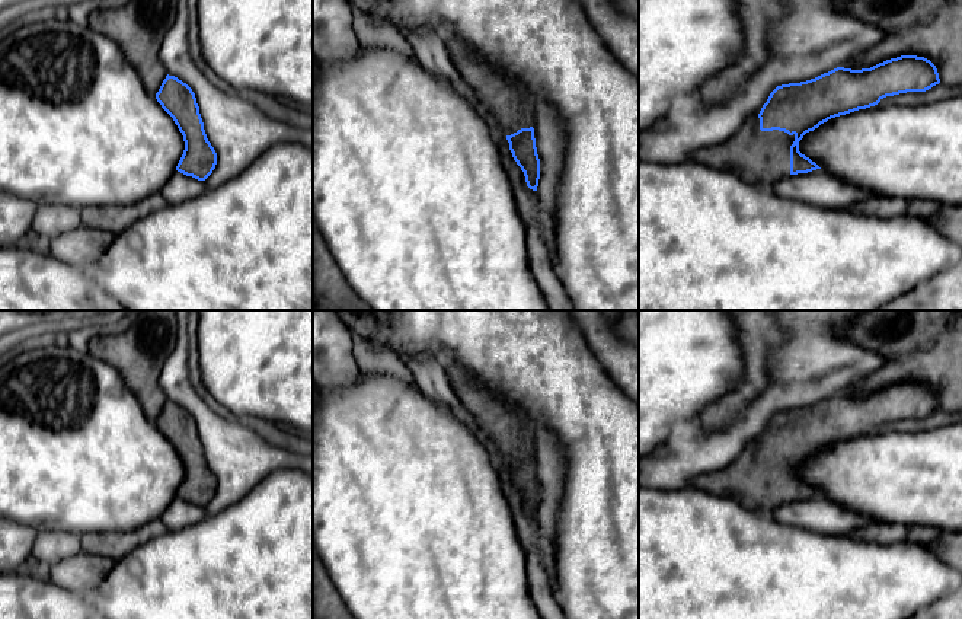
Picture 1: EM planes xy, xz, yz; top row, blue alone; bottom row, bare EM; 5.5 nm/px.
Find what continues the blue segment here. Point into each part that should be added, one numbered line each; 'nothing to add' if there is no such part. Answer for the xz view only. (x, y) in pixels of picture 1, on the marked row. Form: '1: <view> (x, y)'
1: xz (511, 104)

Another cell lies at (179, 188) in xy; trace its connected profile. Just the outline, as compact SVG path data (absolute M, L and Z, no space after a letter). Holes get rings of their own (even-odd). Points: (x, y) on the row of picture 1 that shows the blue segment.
M176 170L162 186L159 194L167 201L167 204L179 204L199 197L205 189L207 186L204 181L198 181Z

